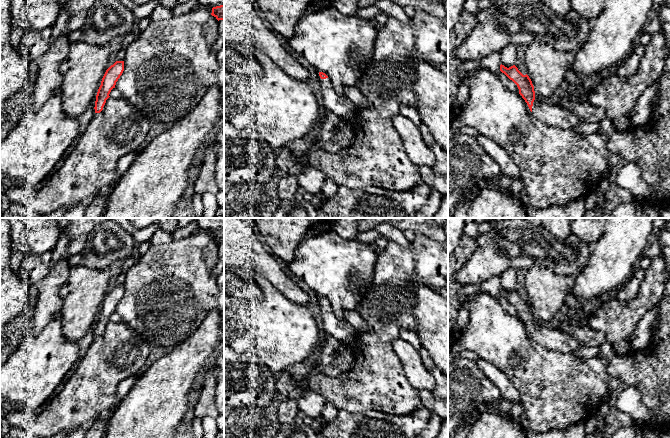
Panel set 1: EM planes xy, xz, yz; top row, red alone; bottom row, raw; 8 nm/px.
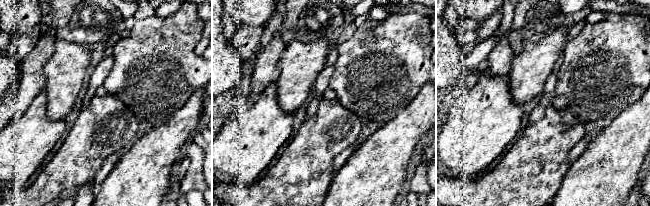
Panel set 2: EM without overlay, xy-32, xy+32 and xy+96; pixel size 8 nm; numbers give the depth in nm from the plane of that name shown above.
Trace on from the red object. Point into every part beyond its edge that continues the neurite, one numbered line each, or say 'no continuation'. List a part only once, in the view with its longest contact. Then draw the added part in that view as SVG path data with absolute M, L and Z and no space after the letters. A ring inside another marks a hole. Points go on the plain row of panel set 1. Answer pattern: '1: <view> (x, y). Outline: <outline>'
1: yz (553, 339). Outline: M536 317L531 337L544 348L556 350L561 353L574 353L582 347L582 344L575 338L560 329L550 328Z

